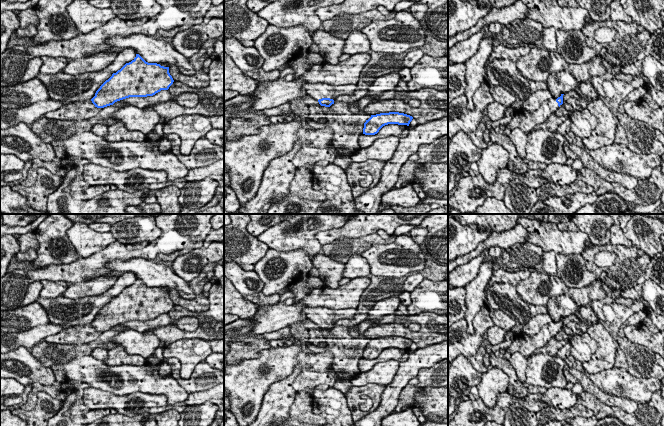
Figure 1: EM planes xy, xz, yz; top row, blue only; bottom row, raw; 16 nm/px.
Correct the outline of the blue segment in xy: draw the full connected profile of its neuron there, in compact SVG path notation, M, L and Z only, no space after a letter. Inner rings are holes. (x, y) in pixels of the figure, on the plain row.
M136 278L136 281L131 286L126 287L120 294L113 297L100 310L91 325L95 331L104 332L129 321L153 320L161 314L168 314L173 306L169 291L164 291L157 287L148 287L139 278Z

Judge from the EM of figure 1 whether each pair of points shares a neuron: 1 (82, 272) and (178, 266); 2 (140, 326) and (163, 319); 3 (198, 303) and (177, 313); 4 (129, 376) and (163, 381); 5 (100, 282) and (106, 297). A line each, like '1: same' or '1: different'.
1: different
2: same
3: different
4: same
5: different

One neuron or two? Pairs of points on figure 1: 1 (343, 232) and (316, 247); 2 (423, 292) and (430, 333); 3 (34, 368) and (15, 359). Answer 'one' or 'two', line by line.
1: two
2: two
3: one

